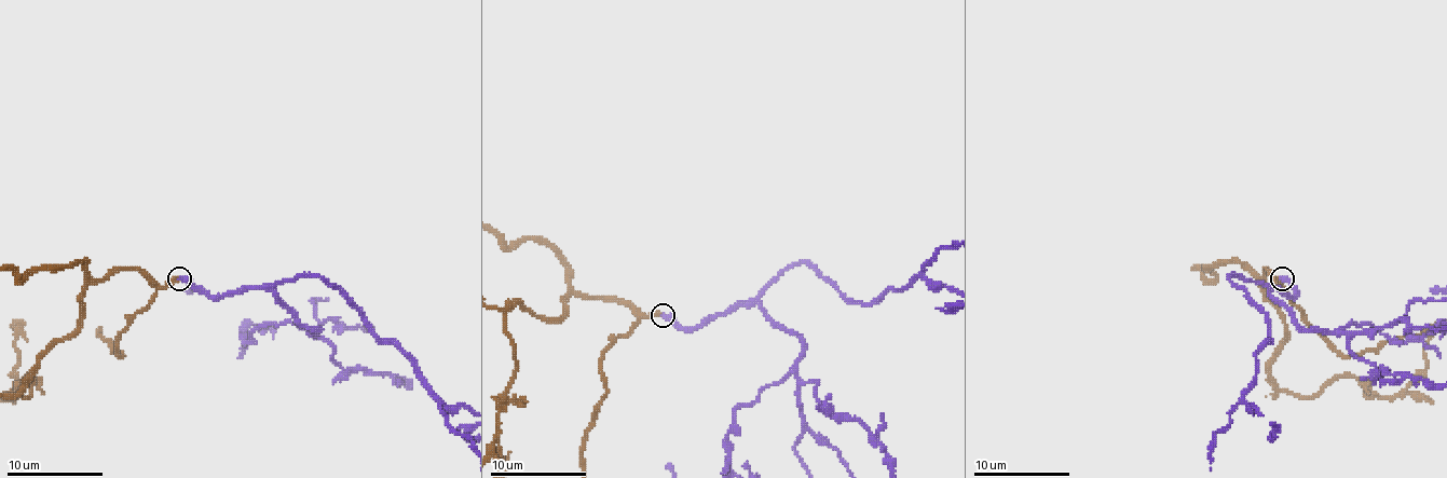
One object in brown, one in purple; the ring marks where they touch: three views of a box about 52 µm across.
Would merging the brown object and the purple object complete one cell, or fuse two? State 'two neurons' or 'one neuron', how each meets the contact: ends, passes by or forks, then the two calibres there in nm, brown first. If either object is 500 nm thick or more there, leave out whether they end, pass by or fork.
one neuron; brown ends; purple ends; calibres 360 and 360 nm

